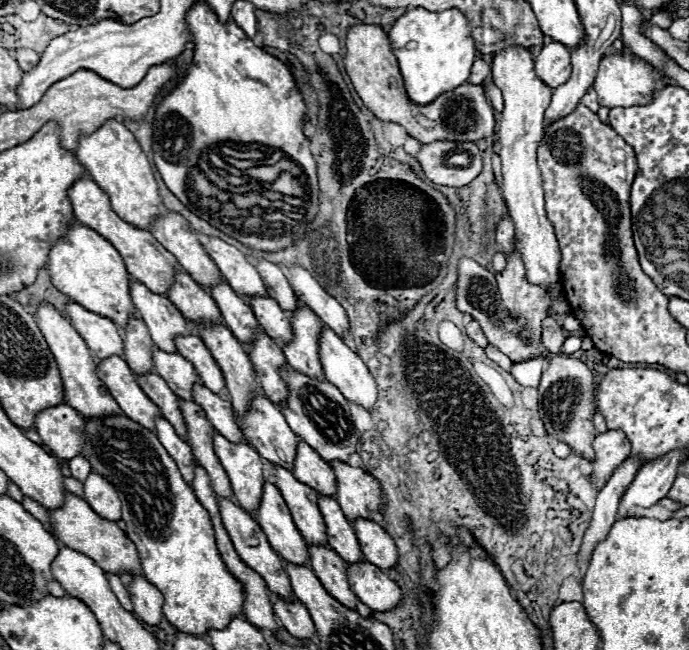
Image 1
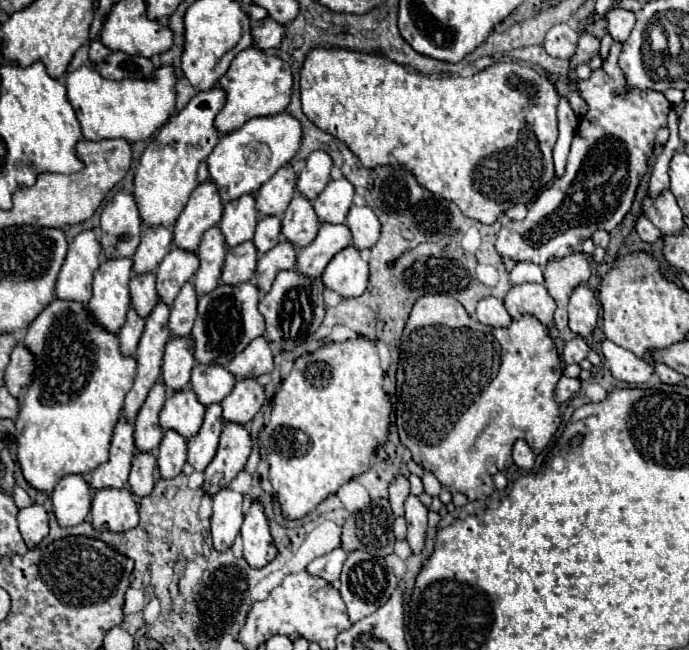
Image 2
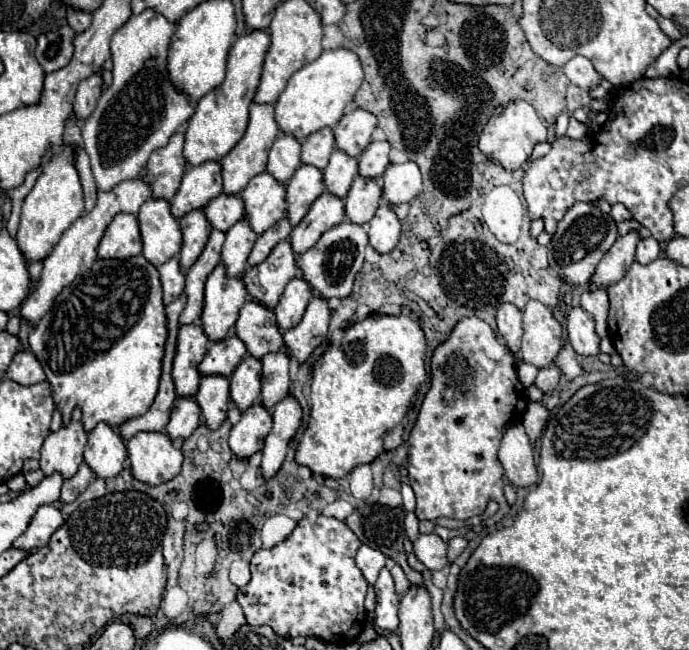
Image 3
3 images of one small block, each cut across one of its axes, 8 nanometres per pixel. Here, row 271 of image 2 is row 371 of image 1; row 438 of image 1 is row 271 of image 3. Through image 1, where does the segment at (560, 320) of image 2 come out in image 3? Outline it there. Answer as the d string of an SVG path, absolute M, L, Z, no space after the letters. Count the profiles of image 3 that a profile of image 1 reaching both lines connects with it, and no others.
M576 202L576 206L572 206L572 210L568 210L568 214L564 214L564 218L558 222L558 228L548 246L548 262L556 274L562 274L576 286L586 286L594 274L596 264L616 240L618 228L610 214L604 214L598 206L592 206L588 202Z

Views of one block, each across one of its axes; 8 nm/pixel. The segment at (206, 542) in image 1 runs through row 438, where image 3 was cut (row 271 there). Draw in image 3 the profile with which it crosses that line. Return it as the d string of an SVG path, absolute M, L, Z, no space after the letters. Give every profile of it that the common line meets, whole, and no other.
M142 254L126 260L100 258L88 272L66 286L56 296L52 310L42 316L28 338L30 350L40 360L46 378L52 384L54 402L64 416L64 424L70 422L72 410L76 406L82 408L82 422L88 432L98 422L106 422L116 428L126 420L144 414L152 406L158 392L164 344L168 338L166 324L166 306L162 302L158 268L152 266L152 262L148 262Z

